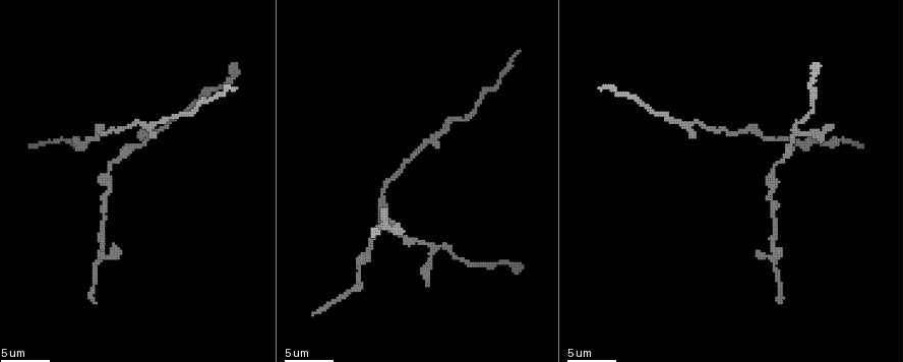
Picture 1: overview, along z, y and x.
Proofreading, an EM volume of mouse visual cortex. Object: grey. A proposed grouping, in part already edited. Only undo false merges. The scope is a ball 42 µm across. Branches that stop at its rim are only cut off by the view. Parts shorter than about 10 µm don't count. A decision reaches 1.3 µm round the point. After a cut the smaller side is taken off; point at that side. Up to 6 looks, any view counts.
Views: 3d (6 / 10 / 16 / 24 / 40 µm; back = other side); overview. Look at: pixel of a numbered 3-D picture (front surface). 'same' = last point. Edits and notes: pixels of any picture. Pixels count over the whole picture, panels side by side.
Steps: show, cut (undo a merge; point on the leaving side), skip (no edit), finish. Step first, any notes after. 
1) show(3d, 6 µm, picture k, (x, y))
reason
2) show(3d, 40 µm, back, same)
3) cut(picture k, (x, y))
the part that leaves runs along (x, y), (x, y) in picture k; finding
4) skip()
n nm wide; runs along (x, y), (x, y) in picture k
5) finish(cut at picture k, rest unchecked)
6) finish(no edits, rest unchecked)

show(3d, 16 µm, picture 1, (110, 162))

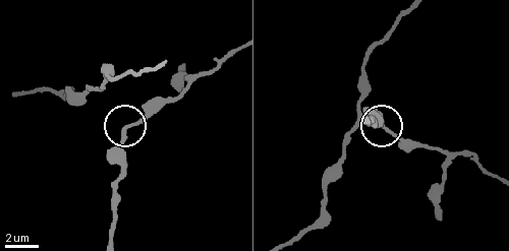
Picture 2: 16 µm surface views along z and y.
skip()
one neuron here

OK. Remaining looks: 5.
show(3d, 16 µm, picture 1, (750, 126))

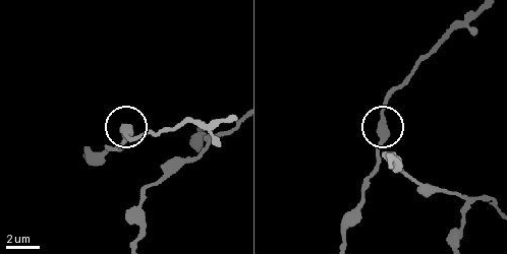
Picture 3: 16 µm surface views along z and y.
skip()
all the same neuron

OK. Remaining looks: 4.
show(3d, 16 µm, picture 1, (101, 247))
narrows sharply

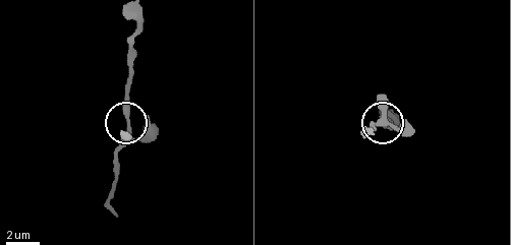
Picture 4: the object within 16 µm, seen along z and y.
show(3d, 16 µm, back, picture 4, (128, 126))

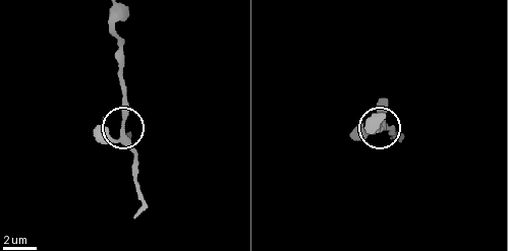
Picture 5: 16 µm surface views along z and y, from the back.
skip()
continuous, no second neuron

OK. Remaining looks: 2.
finish(no edits, rest unchecked)

